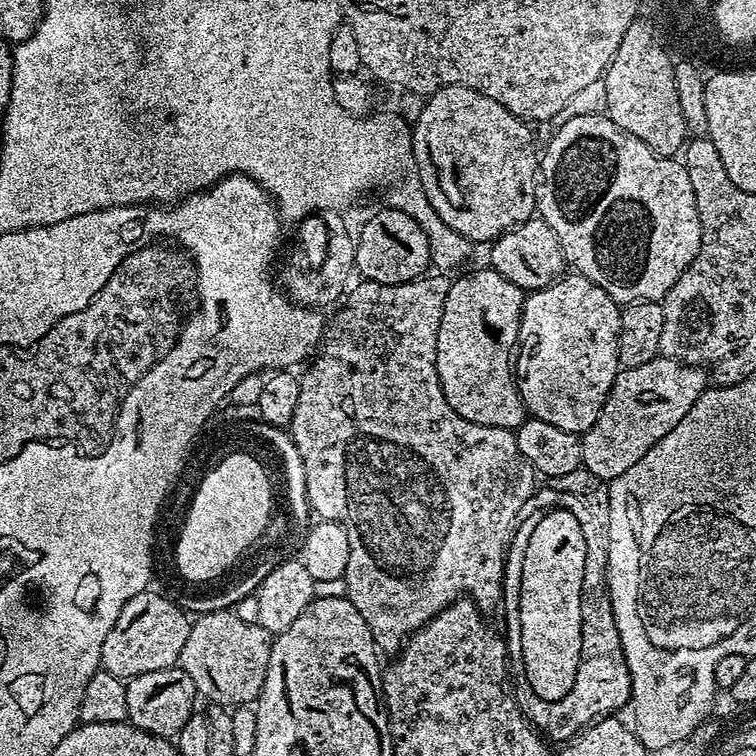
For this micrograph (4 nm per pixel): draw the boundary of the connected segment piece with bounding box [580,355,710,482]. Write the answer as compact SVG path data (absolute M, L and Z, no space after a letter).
M659 355L646 366L634 366L621 370L616 376L614 386L606 398L598 422L583 433L582 446L583 471L597 476L597 481L610 482L618 474L626 474L650 446L657 444L698 402L698 398L709 387L710 376L703 367L685 364L671 356Z

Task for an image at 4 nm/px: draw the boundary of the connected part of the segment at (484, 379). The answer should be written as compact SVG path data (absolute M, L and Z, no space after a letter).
M484 266L469 276L460 276L449 283L442 322L438 326L436 369L442 394L446 394L446 402L450 402L452 409L462 414L466 422L515 430L526 419L526 409L520 392L516 389L514 375L514 349L520 338L520 319L525 297L524 289L510 282L510 278L495 272L490 266Z

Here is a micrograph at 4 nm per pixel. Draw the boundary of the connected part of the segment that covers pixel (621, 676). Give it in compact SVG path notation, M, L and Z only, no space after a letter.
M597 485L582 494L578 492L564 492L559 494L552 488L539 487L529 500L529 505L537 511L545 511L559 505L578 518L582 526L582 538L586 538L586 570L582 578L582 650L580 651L580 669L574 678L574 686L570 686L570 694L557 700L543 700L538 694L528 691L527 683L520 682L514 691L514 699L524 714L524 719L540 733L541 737L549 741L560 740L567 742L580 735L589 724L597 720L611 717L620 707L627 705L632 699L632 675L626 662L626 654L622 650L622 638L618 634L618 622L614 618L614 606L608 593L608 564L610 550L610 506L609 492L605 485Z

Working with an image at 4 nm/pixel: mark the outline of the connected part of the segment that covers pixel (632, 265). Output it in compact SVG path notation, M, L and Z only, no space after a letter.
M601 114L572 118L555 129L548 149L542 152L536 212L558 234L569 265L590 282L602 286L617 304L639 300L663 301L694 262L702 242L702 226L690 174L679 159L659 156L646 142L626 134Z

